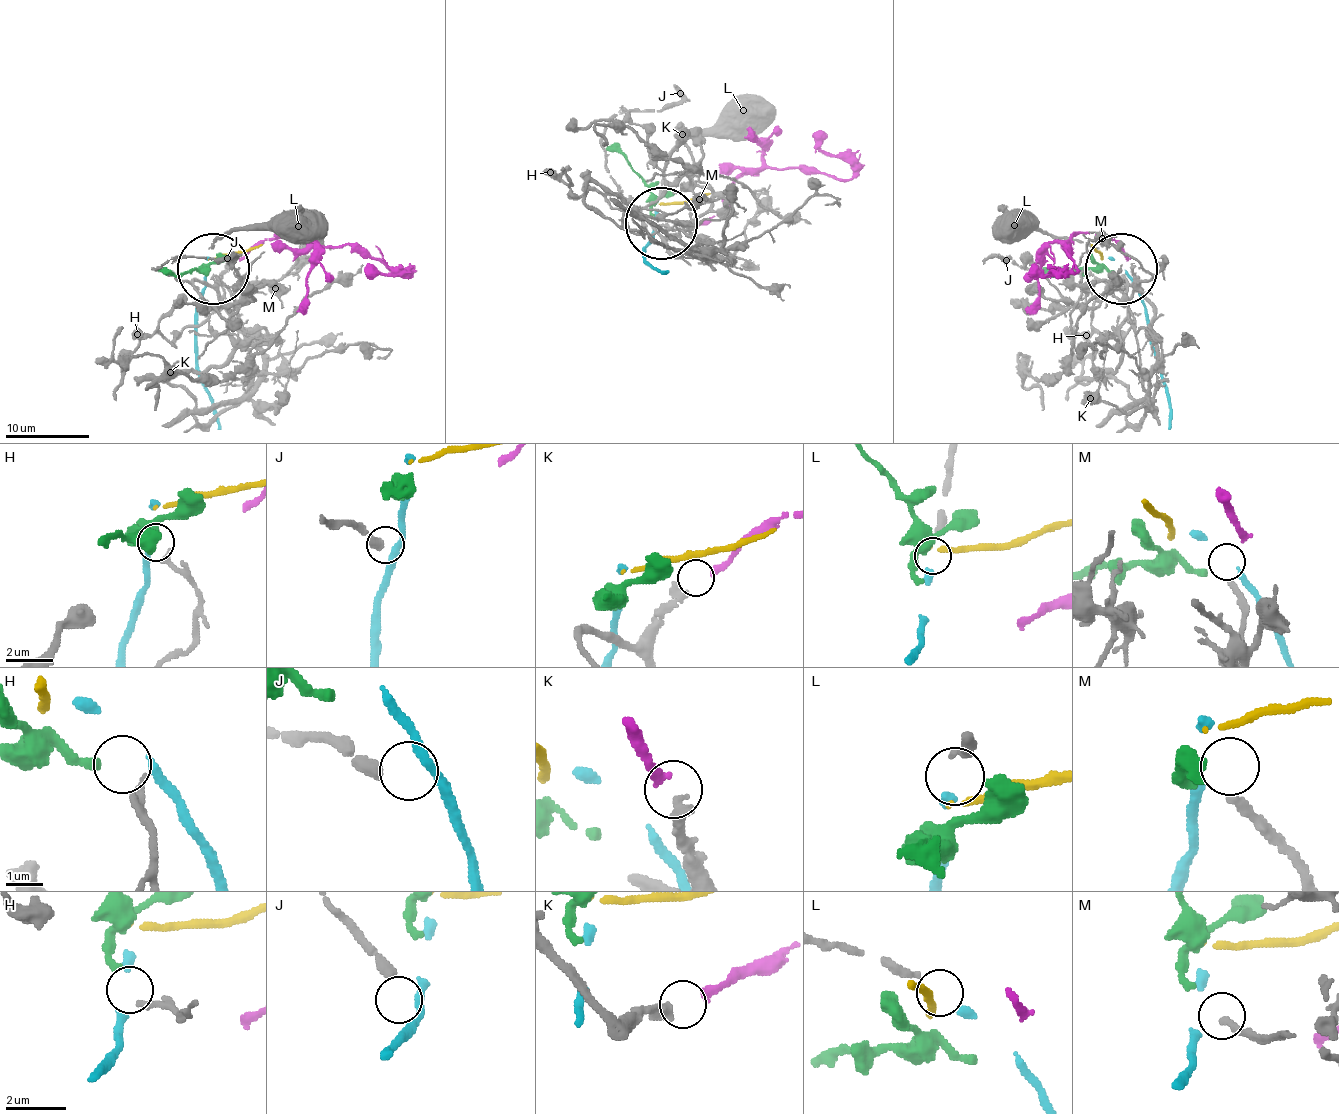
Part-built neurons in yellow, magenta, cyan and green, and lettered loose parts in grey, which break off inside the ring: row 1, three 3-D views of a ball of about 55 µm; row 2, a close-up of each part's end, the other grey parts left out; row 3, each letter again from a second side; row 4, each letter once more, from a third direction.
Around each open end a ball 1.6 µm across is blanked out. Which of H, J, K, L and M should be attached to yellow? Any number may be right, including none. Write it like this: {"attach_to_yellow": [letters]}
{"attach_to_yellow": []}

